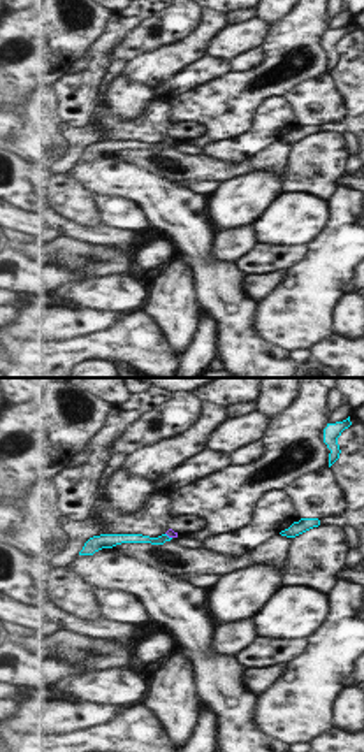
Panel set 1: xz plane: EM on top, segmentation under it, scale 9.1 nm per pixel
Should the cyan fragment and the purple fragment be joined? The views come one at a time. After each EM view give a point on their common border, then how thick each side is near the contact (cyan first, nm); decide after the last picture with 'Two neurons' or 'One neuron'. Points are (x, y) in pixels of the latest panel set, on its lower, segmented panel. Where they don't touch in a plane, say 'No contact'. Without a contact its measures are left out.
Touches cyan at (167, 536). Thickness 90 nm (cyan) against 70 nm

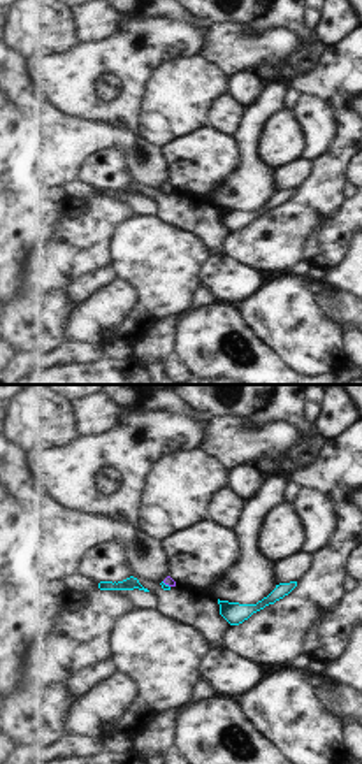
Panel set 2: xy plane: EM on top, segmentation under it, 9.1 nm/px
Touches cyan at (164, 583). Thickness 60 nm (cyan) against 70 nm

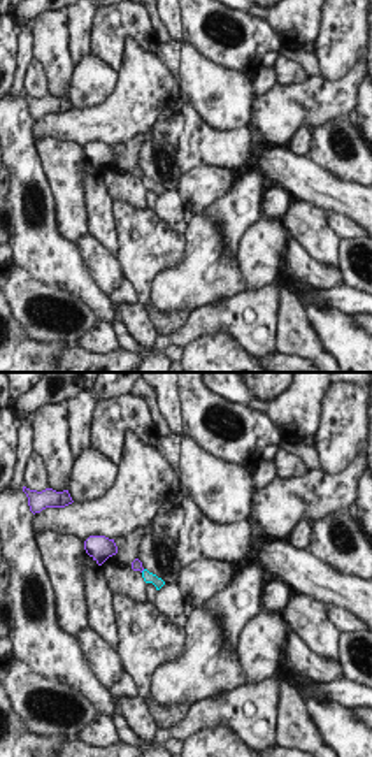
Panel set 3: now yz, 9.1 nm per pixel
No contact

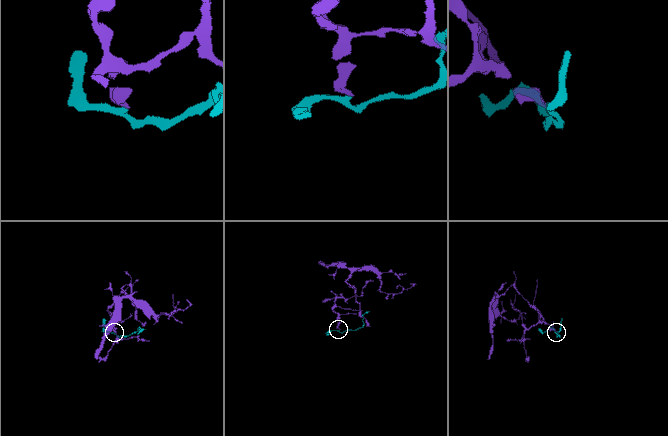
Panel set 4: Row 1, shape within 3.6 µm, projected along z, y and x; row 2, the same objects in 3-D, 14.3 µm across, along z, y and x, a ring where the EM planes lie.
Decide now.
One neuron

